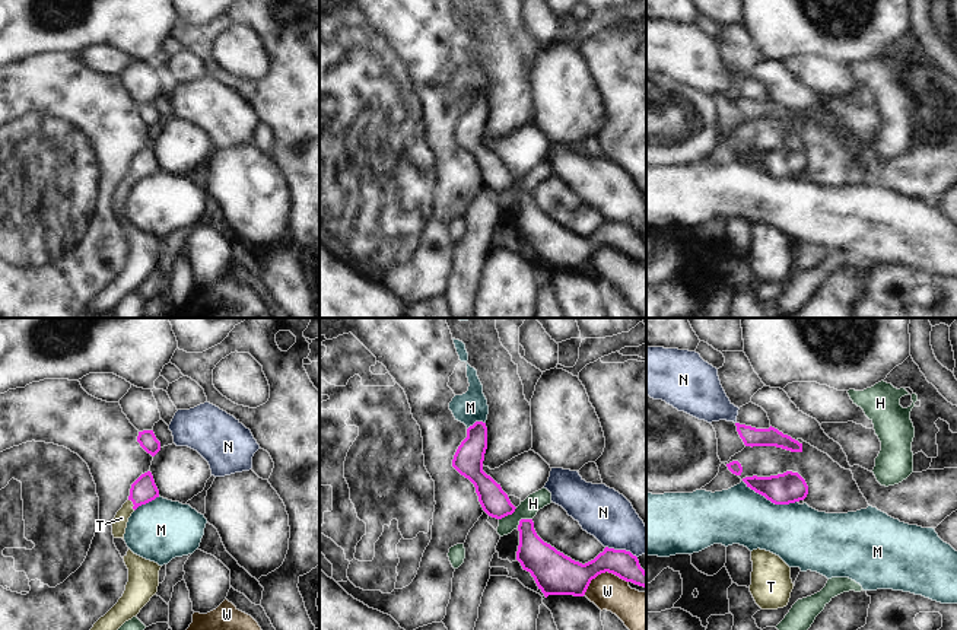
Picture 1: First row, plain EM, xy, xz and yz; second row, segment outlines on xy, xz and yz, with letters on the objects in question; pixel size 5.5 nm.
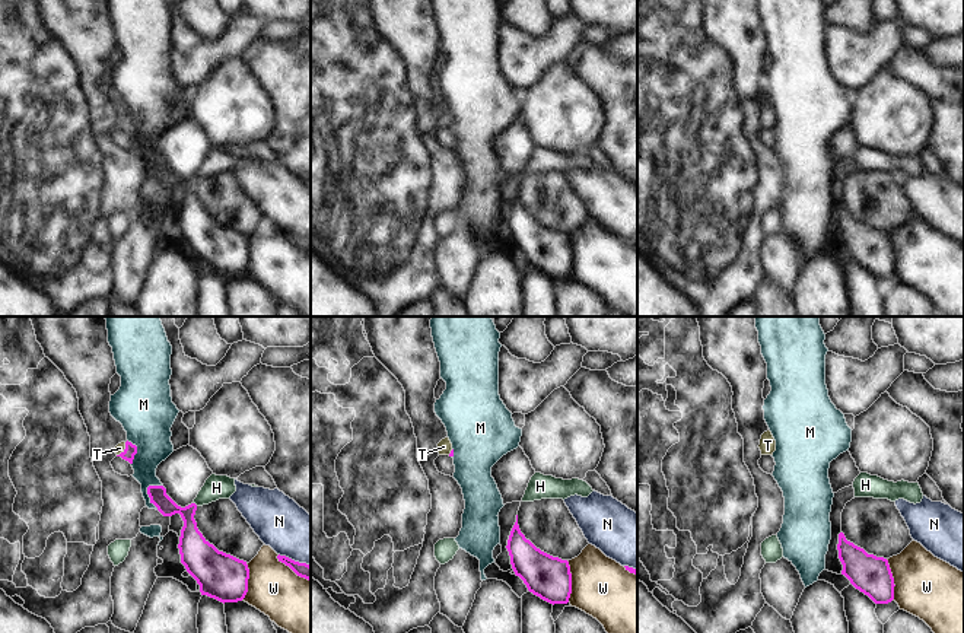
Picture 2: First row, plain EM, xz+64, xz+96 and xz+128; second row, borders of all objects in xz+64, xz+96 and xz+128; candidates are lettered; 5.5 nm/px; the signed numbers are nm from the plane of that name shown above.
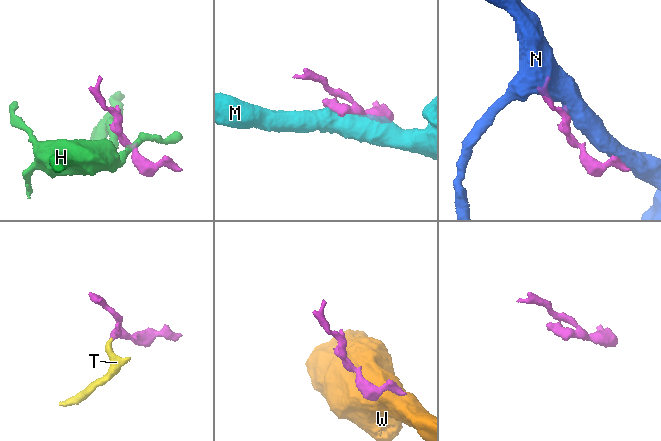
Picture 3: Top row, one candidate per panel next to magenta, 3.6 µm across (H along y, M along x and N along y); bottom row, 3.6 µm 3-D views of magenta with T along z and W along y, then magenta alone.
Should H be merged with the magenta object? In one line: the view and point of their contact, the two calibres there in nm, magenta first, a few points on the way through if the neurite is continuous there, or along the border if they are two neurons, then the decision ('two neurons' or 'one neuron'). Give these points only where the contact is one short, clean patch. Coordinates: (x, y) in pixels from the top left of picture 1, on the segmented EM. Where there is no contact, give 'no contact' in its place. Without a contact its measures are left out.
xz (521, 519) | 190/100 nm | along xz (531, 518), (522, 518), (517, 528) | two neurons

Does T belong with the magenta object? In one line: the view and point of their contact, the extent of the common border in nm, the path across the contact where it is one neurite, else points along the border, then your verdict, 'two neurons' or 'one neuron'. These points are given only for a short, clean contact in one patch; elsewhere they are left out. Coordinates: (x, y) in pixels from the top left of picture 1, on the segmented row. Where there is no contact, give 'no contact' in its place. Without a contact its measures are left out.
contact xy (133, 503); length 70 nm; way xy (143, 490), (133, 503), (121, 518); one neuron

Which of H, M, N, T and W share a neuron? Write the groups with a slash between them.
H / M / N / T / W

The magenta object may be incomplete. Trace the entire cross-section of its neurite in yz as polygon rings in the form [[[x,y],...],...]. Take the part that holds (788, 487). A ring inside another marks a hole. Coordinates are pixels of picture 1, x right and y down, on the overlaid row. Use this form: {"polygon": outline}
{"polygon": [[[792,471],[770,477],[745,477],[743,481],[756,493],[764,496],[775,505],[789,505],[804,500],[808,494],[805,480]]]}

